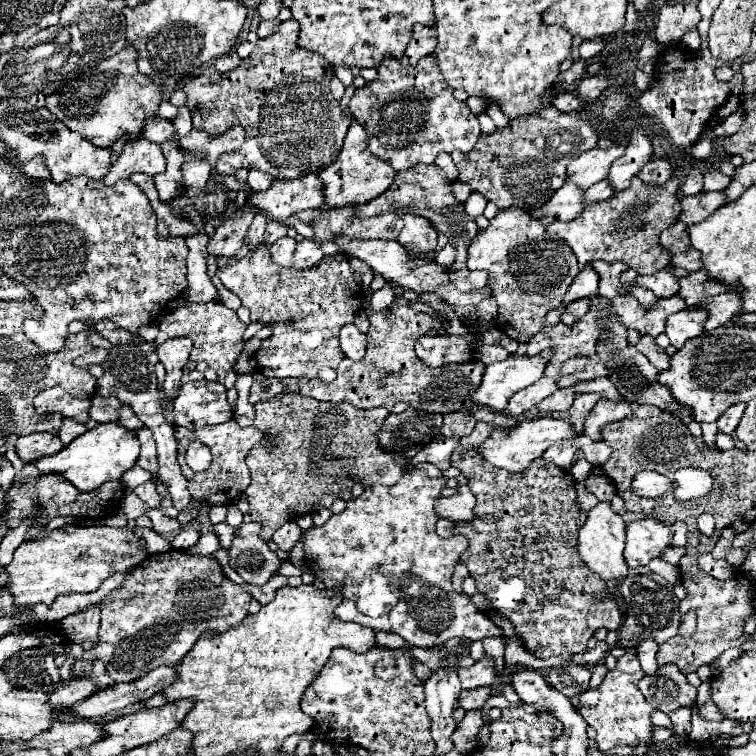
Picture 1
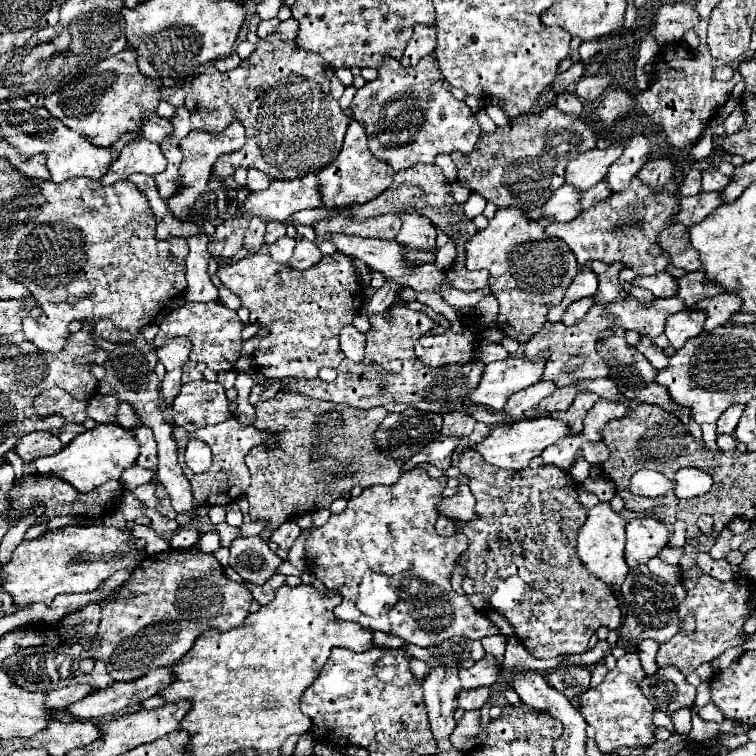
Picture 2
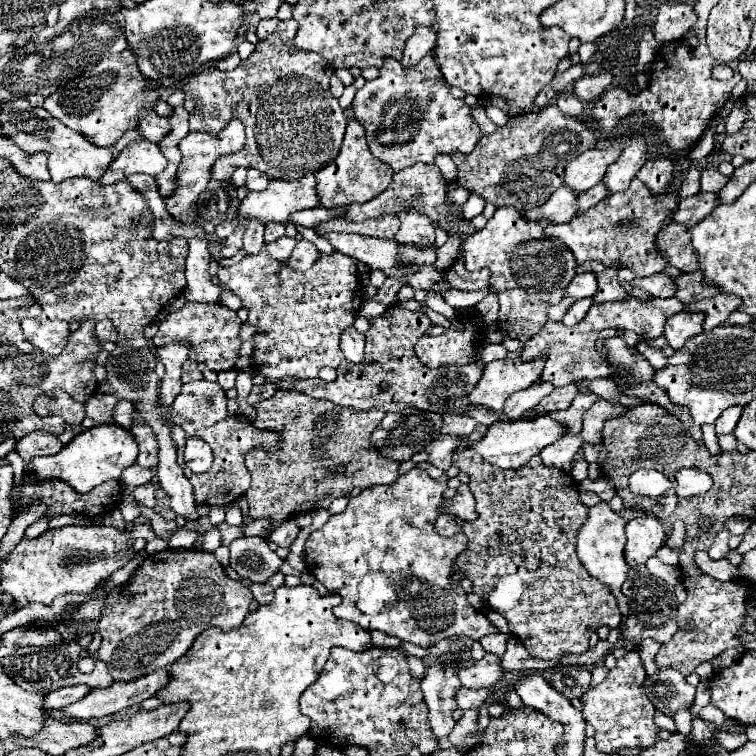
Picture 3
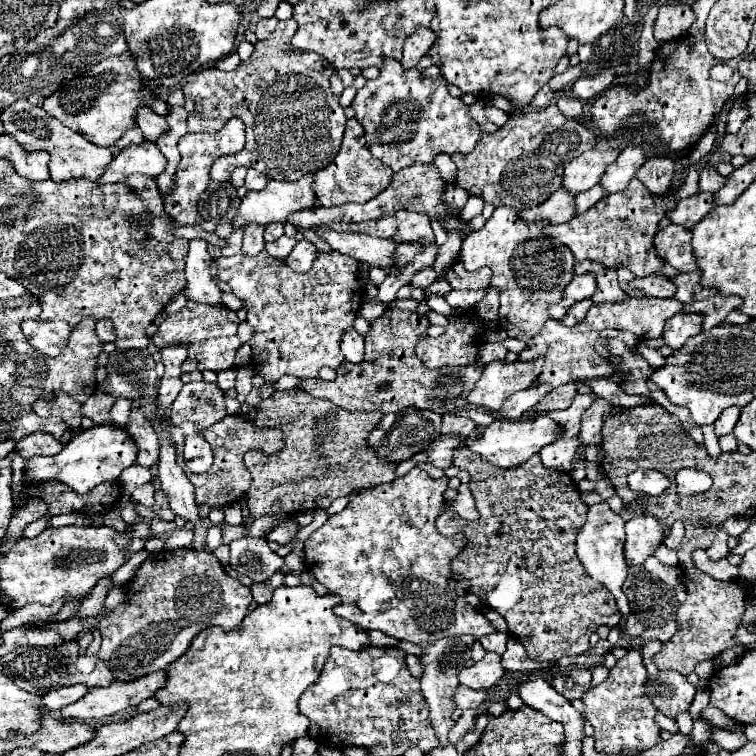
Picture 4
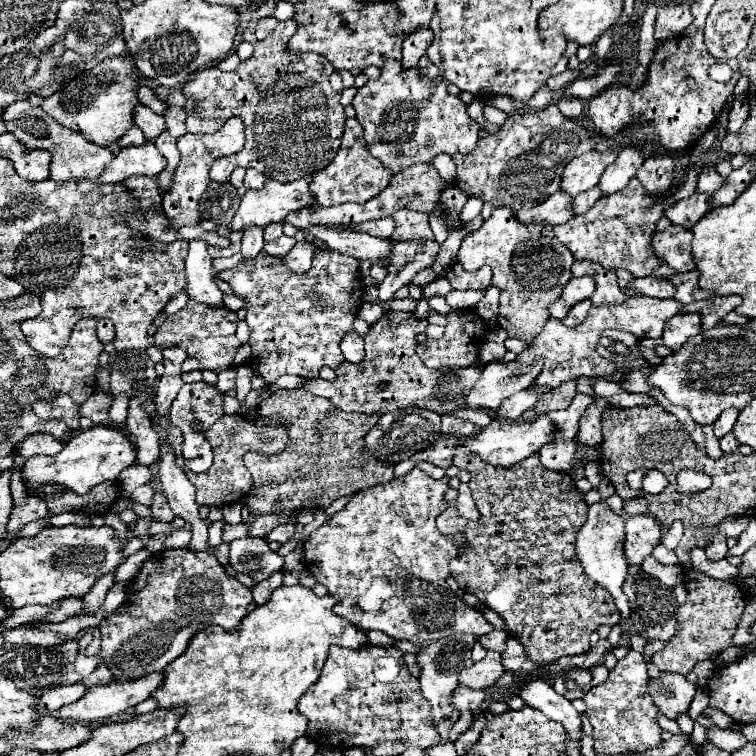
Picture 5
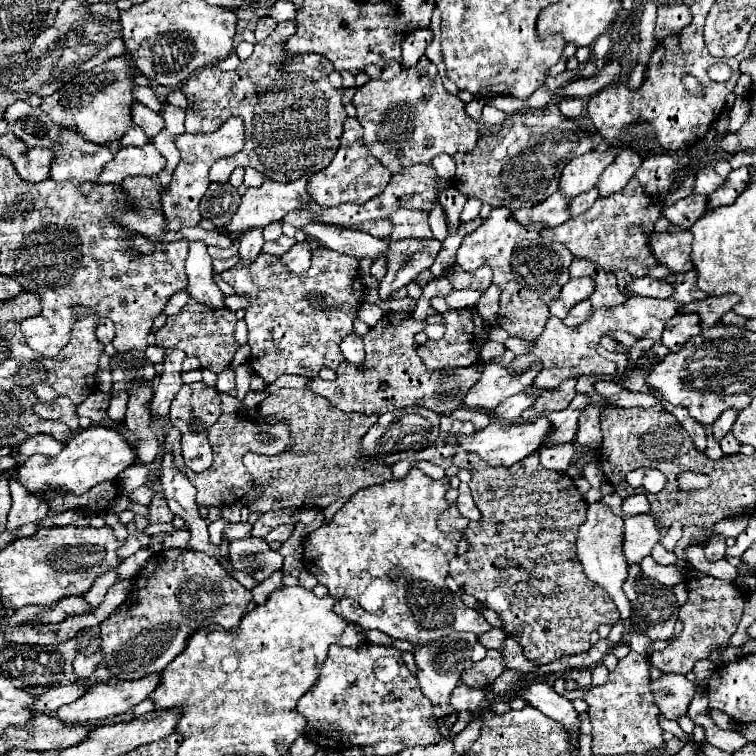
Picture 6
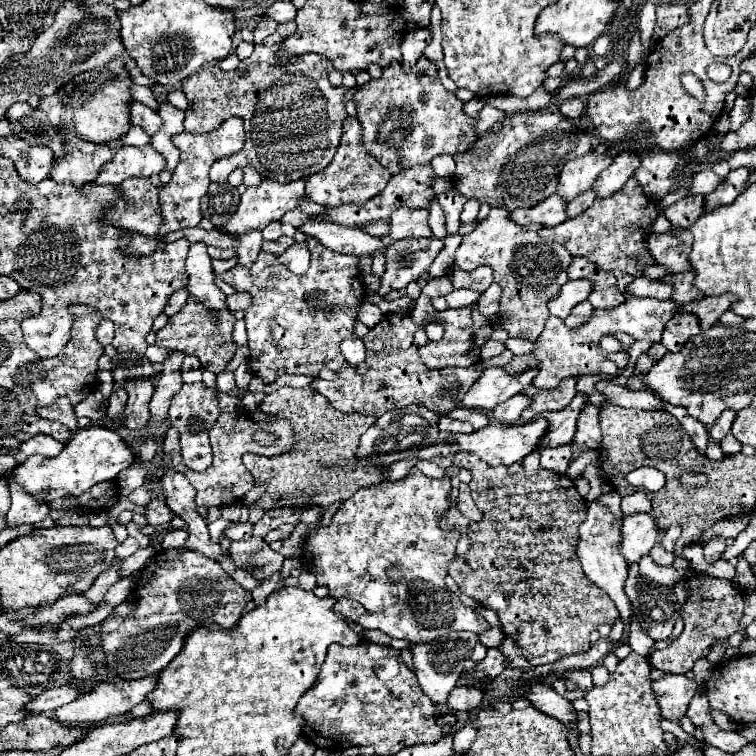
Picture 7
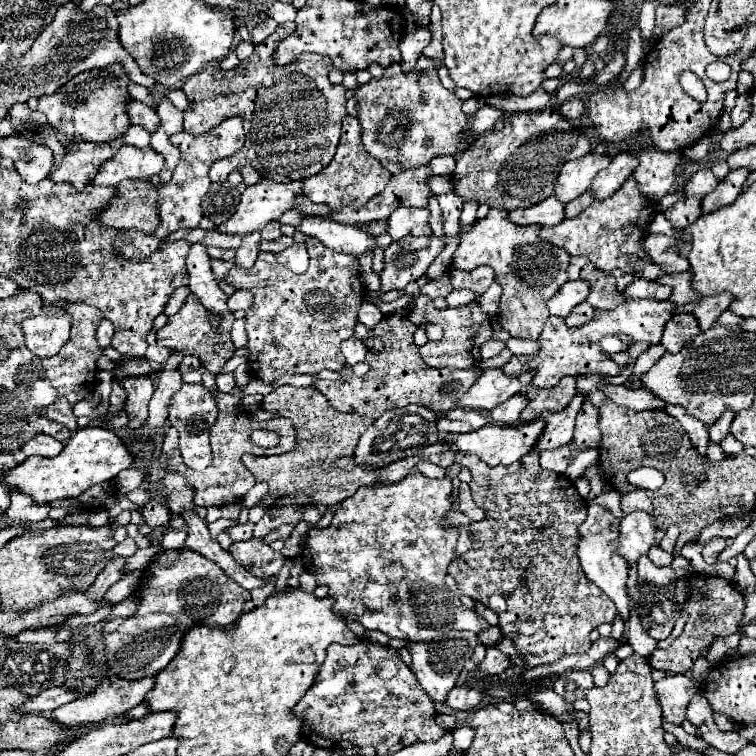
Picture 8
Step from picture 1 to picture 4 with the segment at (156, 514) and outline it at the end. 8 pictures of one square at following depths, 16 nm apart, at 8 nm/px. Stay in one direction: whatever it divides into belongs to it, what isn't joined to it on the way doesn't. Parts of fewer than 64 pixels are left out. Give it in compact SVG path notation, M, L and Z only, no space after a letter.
M154 514L154 523L151 524L150 531L154 535L162 535L162 534L170 534L175 529L174 521L166 522L164 520L160 520L158 516Z

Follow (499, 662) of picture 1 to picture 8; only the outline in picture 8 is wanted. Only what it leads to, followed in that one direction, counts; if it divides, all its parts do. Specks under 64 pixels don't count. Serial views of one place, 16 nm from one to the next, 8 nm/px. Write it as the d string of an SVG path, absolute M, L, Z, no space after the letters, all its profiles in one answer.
M488 626L484 632L478 634L478 638L480 638L482 644L486 644L486 646L494 646L494 644L502 638L502 634L500 634L500 628L498 628L498 626Z

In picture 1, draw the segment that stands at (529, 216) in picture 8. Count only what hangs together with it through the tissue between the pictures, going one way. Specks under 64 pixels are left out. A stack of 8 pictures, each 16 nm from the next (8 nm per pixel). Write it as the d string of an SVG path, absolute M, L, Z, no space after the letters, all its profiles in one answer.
M564 184L554 196L542 206L530 212L530 216L552 216L554 220L572 220L582 212L582 190L574 184Z

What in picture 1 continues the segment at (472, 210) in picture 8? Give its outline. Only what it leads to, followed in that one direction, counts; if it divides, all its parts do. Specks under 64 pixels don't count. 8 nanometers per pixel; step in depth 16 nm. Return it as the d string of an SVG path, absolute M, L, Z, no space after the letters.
M472 192L472 194L470 194L470 198L466 200L464 208L466 208L466 214L468 214L468 216L480 216L480 214L484 212L486 204L488 204L488 200L486 200L484 196L480 196L480 194Z

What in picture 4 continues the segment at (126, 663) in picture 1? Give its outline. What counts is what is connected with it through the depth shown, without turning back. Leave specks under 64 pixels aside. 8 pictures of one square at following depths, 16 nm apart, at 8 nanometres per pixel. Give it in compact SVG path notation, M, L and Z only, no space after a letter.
M190 548L150 554L130 580L124 602L100 620L102 646L98 656L116 680L136 680L150 672L164 670L180 658L192 638L204 628L220 626L226 632L236 628L248 614L250 602L250 588L230 578L214 554Z

